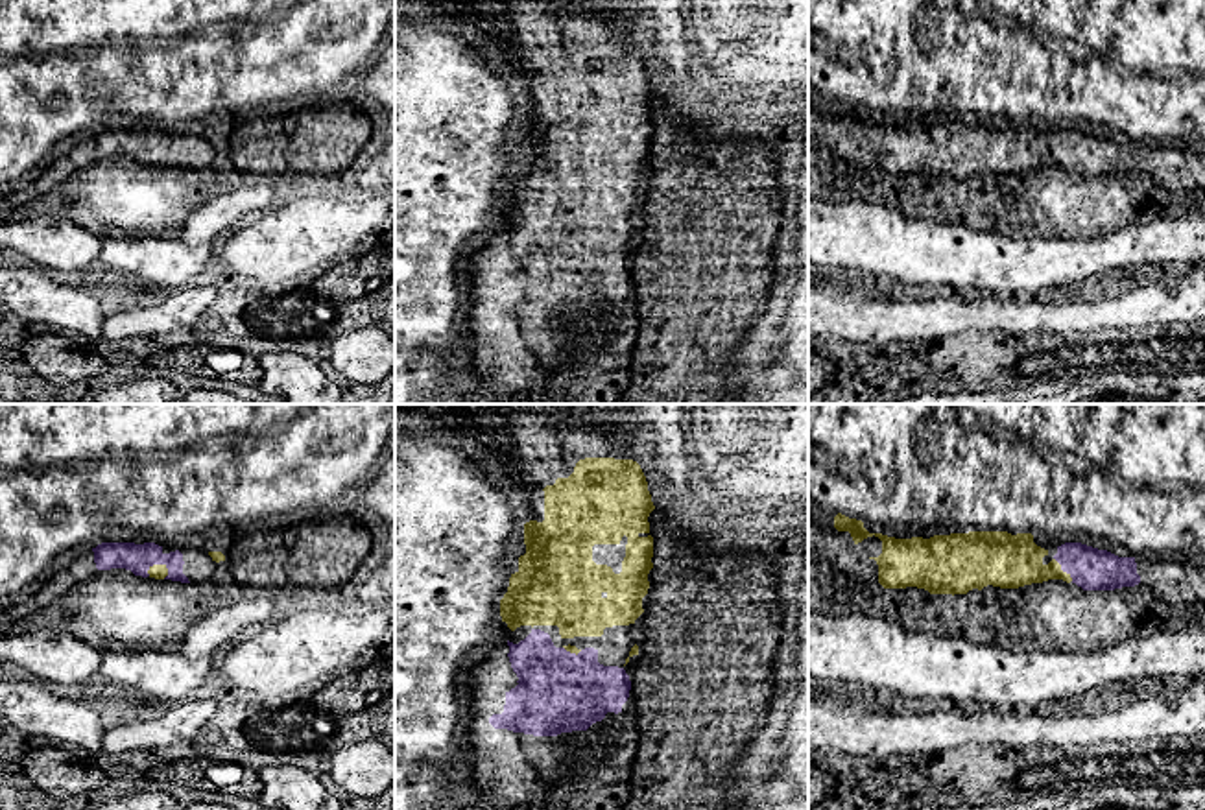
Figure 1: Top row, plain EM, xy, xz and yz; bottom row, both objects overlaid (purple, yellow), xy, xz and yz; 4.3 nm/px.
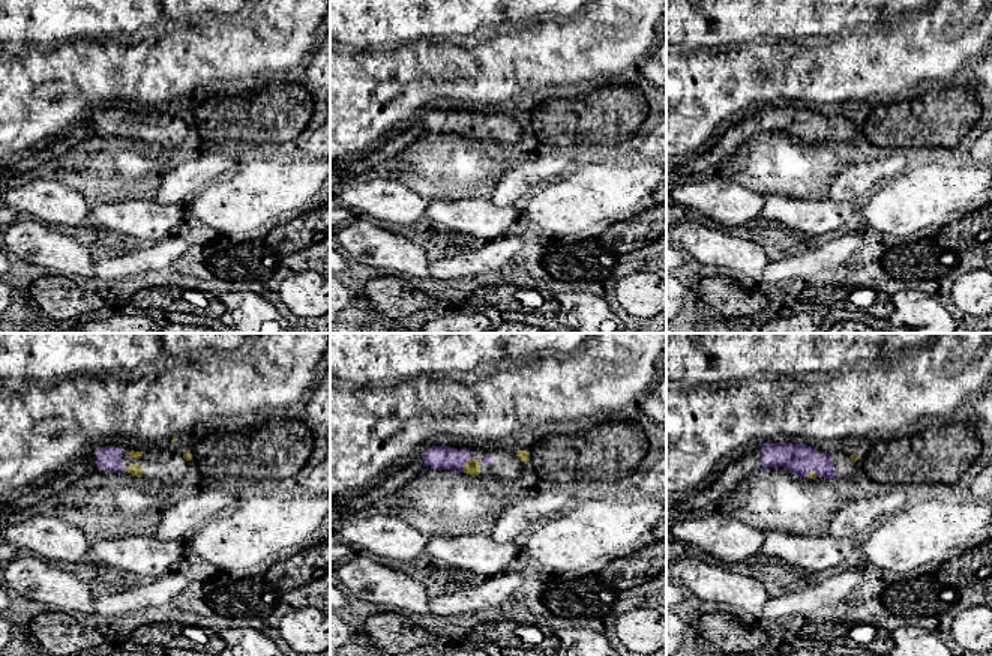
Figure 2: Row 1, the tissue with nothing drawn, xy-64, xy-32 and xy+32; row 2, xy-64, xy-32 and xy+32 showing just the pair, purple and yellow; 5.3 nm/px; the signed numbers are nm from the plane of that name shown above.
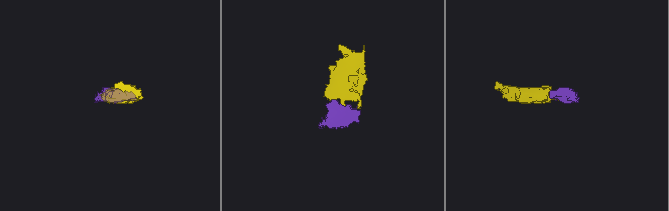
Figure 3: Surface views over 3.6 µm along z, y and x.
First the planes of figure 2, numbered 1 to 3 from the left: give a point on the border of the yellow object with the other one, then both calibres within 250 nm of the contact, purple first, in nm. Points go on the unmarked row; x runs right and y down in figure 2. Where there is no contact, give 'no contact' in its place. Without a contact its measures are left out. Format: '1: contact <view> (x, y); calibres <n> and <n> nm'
1: no contact
2: contact xy-32 (464, 125); calibres 130 and 80 nm
3: contact xy+32 (811, 134); calibres 160 and 40 nm

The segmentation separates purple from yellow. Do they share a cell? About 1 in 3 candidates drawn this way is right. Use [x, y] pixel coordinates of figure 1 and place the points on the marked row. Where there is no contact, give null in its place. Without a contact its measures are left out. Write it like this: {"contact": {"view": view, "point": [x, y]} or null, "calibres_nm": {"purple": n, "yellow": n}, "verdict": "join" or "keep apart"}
{"contact": {"view": "xy", "point": [157, 563]}, "calibres_nm": {"purple": 130, "yellow": 60}, "verdict": "join"}

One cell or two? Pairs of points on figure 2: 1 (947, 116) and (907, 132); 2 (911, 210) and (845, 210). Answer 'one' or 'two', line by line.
1: one
2: two

